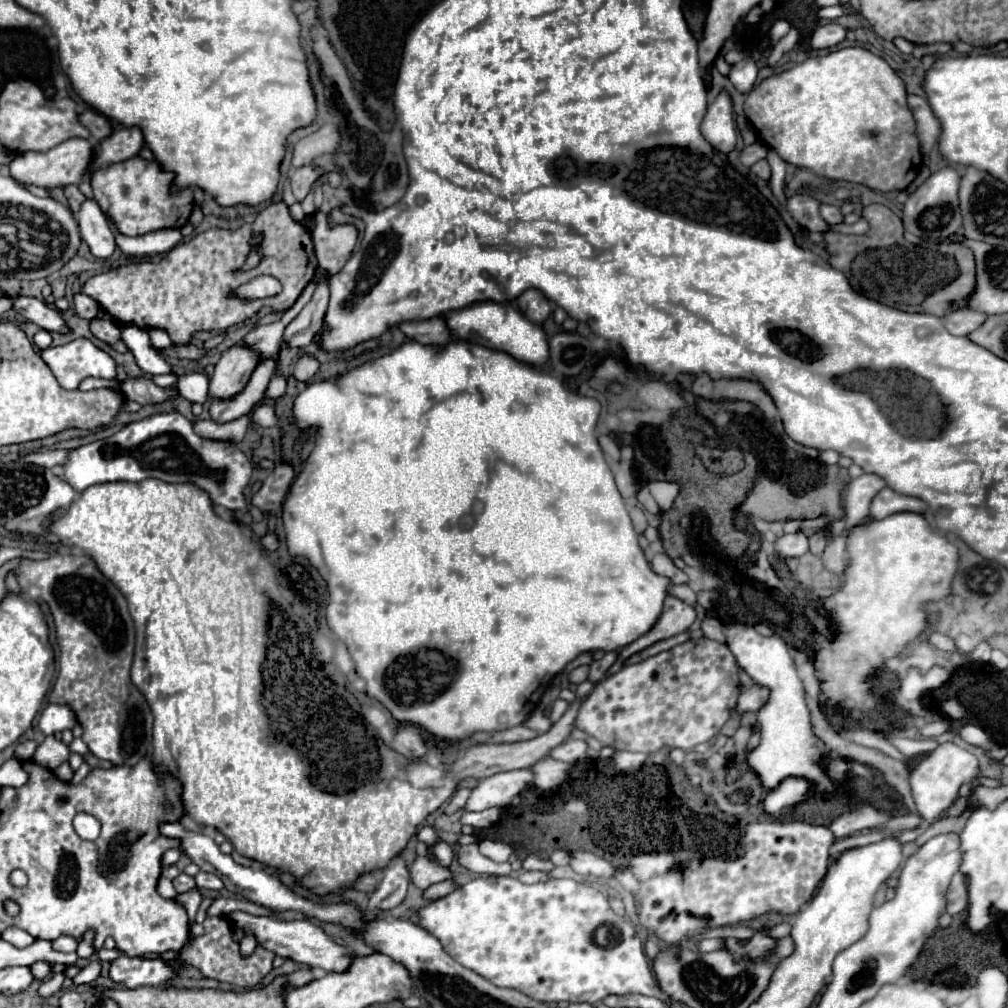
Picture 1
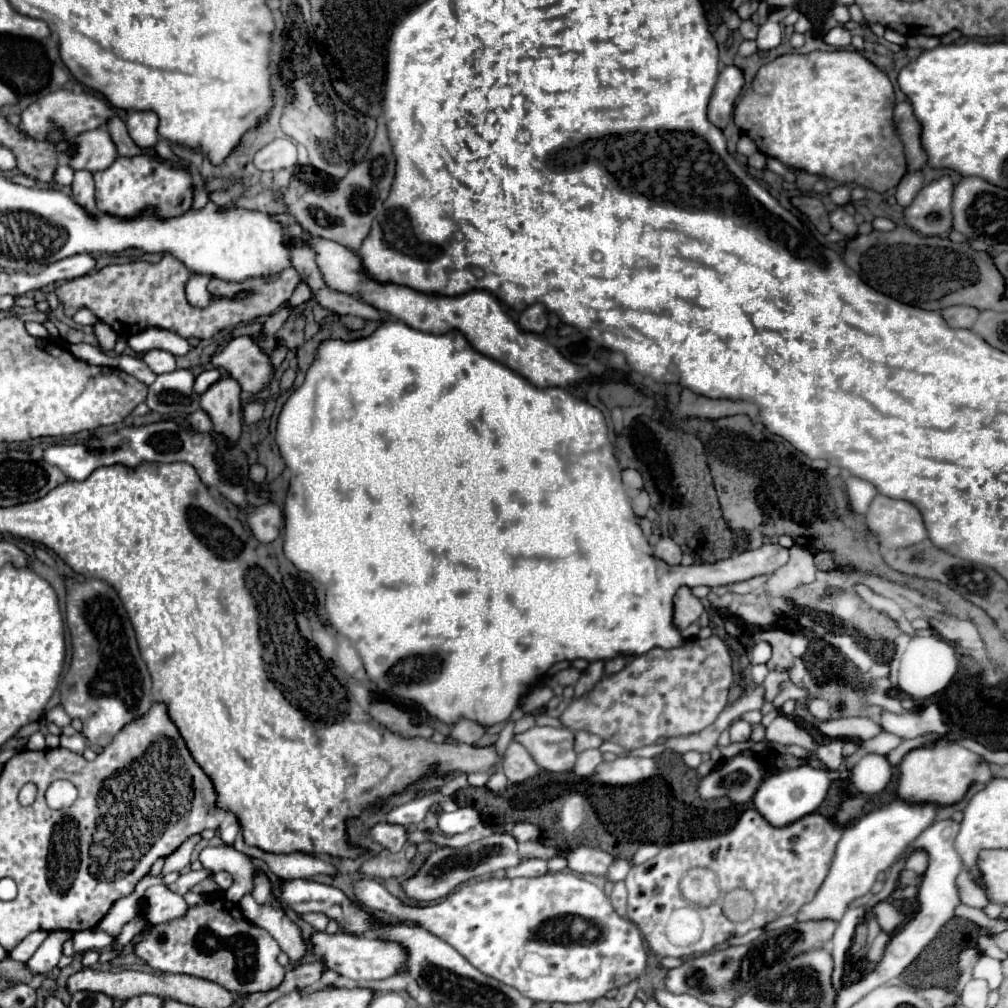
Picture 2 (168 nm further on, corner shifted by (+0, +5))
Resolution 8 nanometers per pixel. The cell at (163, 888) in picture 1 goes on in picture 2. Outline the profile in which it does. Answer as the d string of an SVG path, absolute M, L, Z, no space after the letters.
M164 884L150 886L144 892L144 896L150 900L150 922L152 924L162 924L166 920L178 918L188 908L184 898L174 894L174 892L170 892L168 886L164 886Z

